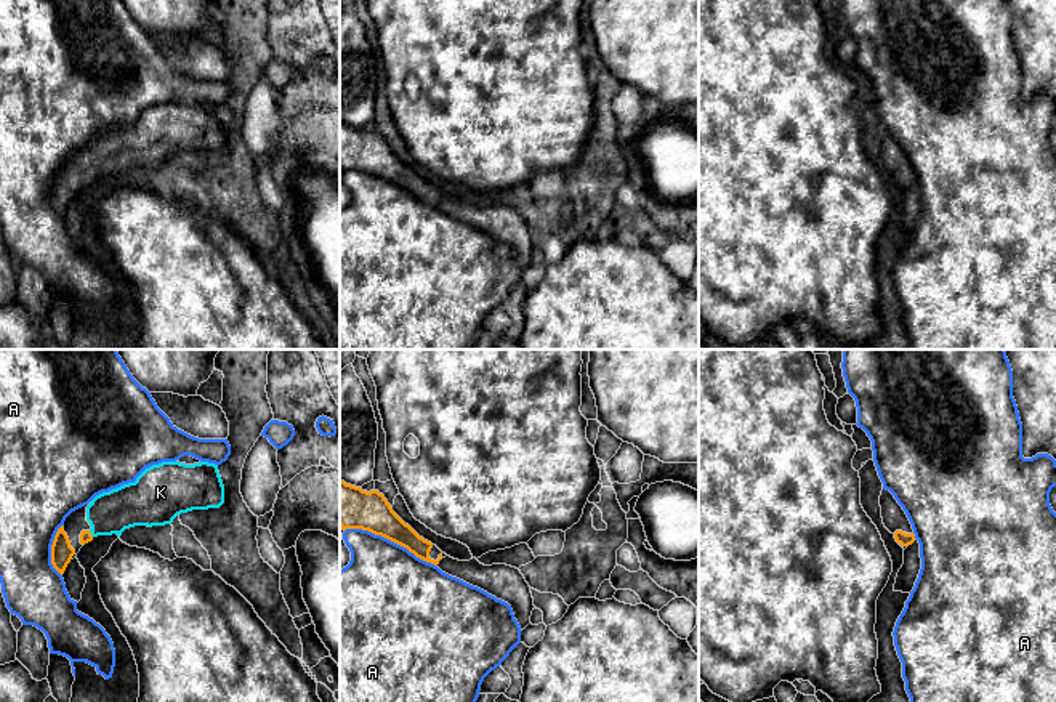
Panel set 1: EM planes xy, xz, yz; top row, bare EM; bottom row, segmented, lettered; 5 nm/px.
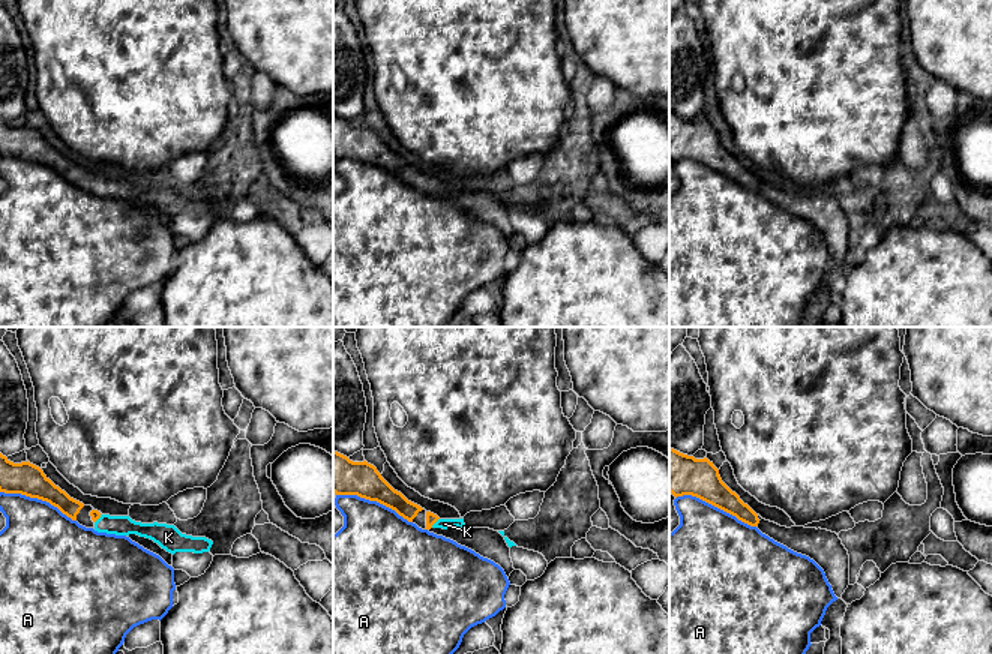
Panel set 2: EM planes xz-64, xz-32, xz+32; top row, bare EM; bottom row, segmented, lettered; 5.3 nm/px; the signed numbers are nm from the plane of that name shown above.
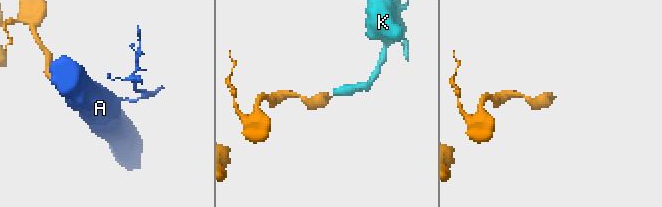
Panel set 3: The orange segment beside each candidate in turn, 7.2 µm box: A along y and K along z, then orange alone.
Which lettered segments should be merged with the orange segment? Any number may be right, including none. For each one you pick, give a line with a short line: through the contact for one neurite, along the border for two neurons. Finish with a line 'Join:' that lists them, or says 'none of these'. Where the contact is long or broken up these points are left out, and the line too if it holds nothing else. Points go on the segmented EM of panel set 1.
K: xy (85, 536), (90, 534), (116, 510), (128, 505)
Join: K

